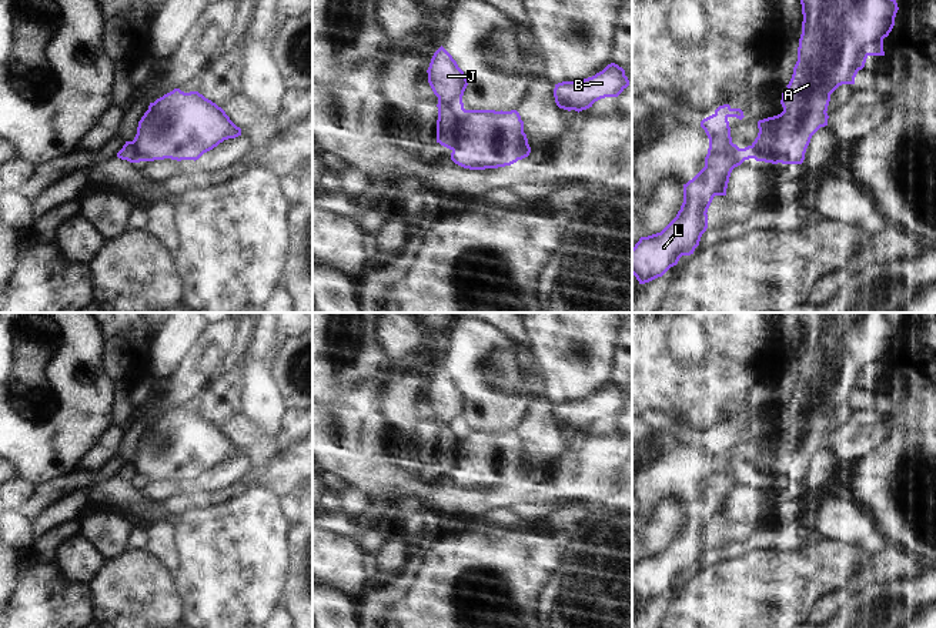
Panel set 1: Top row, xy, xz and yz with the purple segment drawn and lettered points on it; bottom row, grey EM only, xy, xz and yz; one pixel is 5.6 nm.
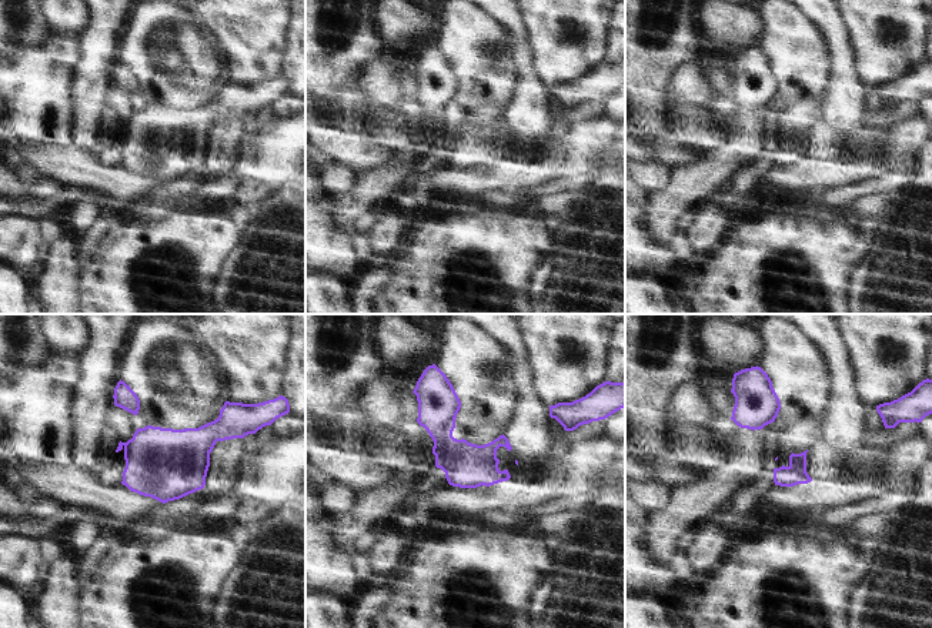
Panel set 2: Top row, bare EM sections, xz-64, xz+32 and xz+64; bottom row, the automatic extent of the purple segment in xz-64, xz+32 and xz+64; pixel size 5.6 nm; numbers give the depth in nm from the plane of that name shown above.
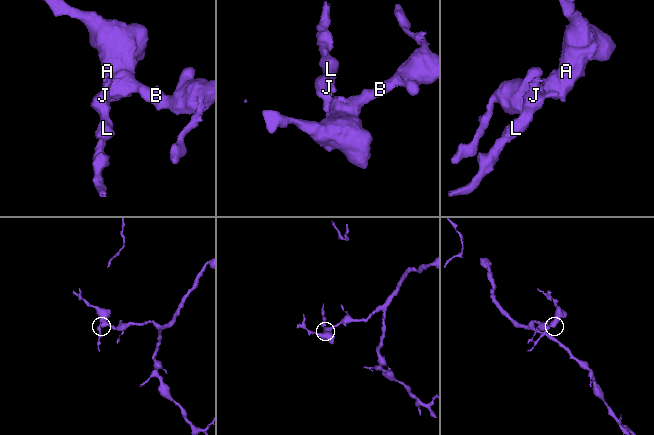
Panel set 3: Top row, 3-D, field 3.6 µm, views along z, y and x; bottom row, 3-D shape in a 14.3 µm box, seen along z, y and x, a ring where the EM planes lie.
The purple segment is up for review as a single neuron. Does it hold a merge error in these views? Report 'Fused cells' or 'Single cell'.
Fused cells.

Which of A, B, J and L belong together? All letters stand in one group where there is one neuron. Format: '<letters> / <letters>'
A B / J L

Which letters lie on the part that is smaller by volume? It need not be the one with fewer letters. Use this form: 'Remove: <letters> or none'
Remove: J, L

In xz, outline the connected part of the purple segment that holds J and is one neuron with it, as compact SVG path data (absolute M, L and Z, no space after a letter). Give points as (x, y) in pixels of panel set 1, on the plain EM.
M442 365L434 373L427 392L428 402L438 417L437 462L452 470L464 430L462 415L468 400Z

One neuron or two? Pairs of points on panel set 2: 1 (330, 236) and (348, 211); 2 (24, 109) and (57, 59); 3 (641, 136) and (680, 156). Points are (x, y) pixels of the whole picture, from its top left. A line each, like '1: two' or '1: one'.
1: two
2: one
3: one

